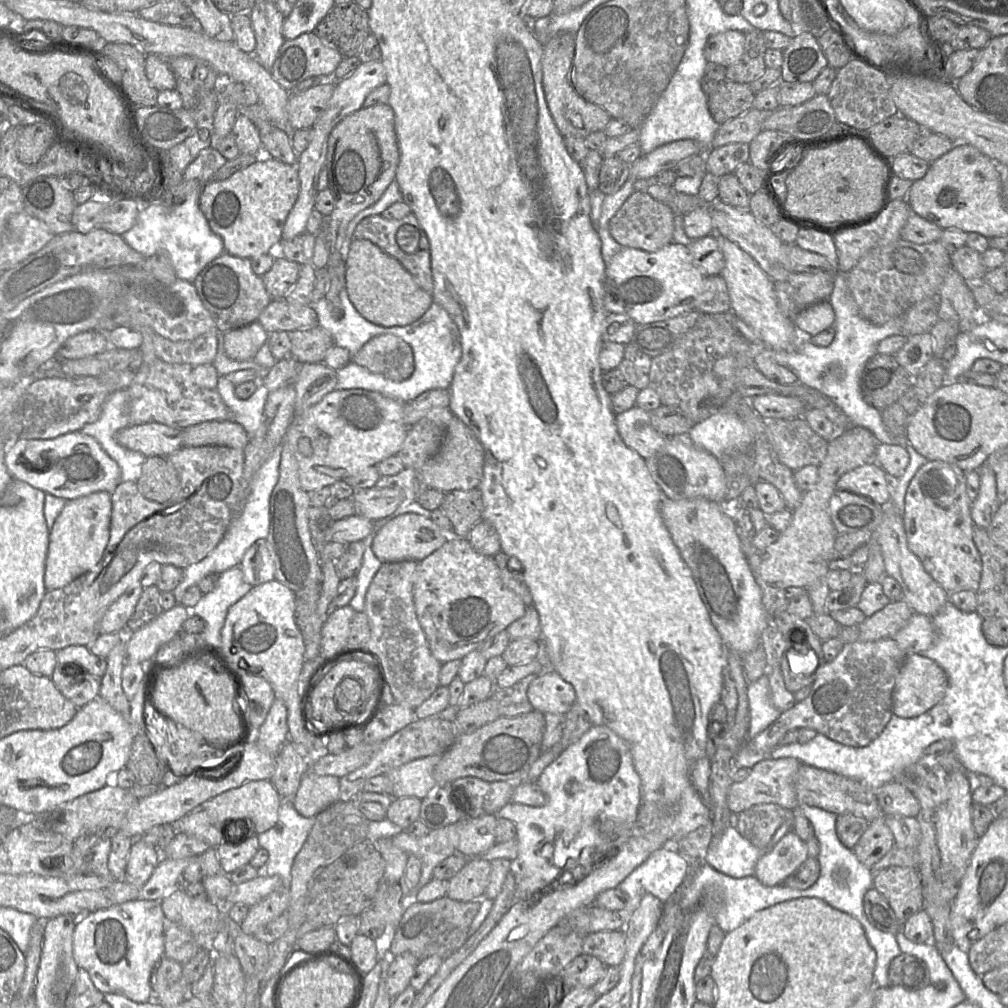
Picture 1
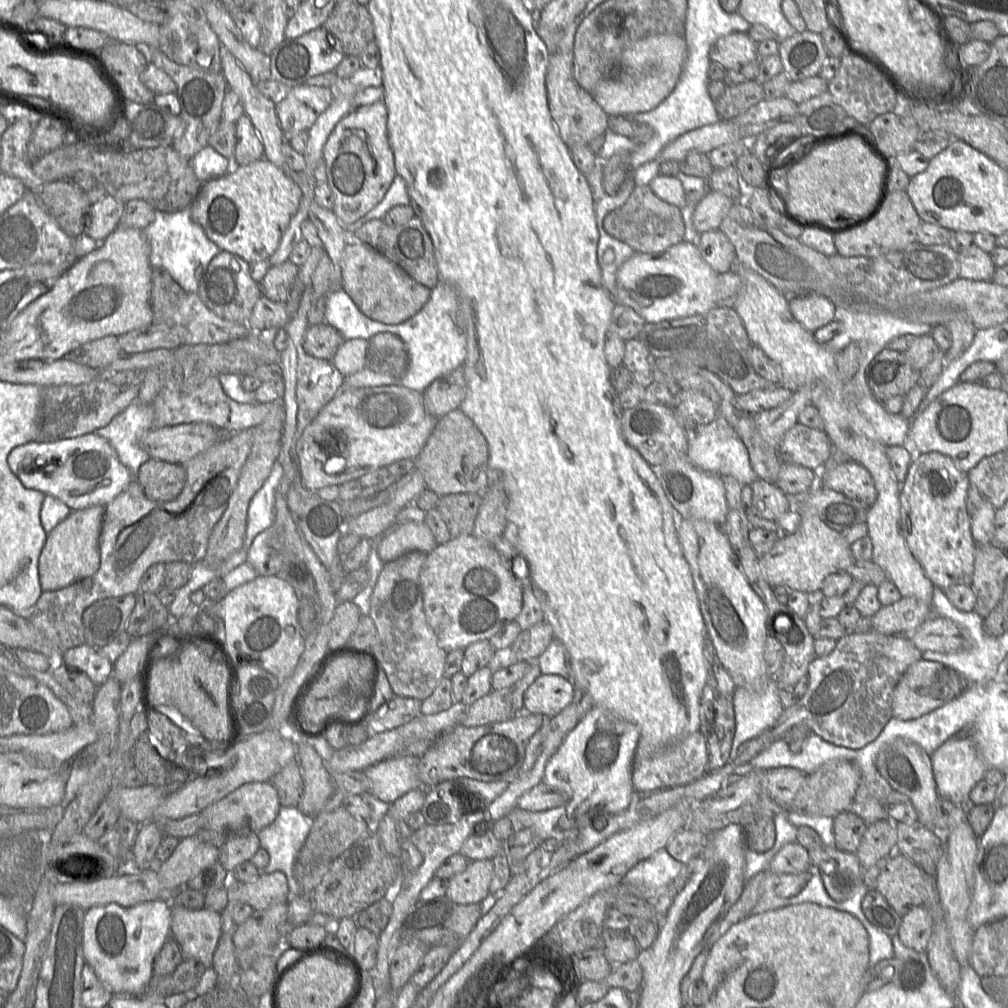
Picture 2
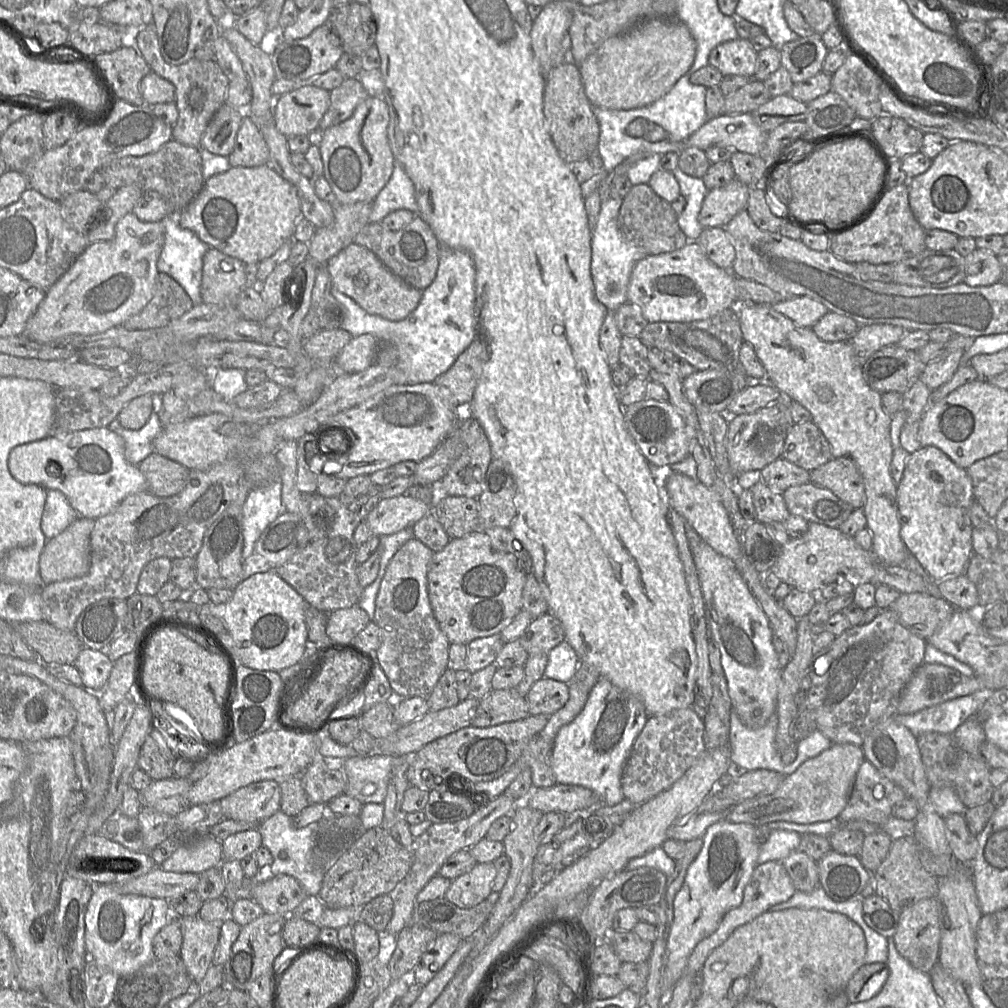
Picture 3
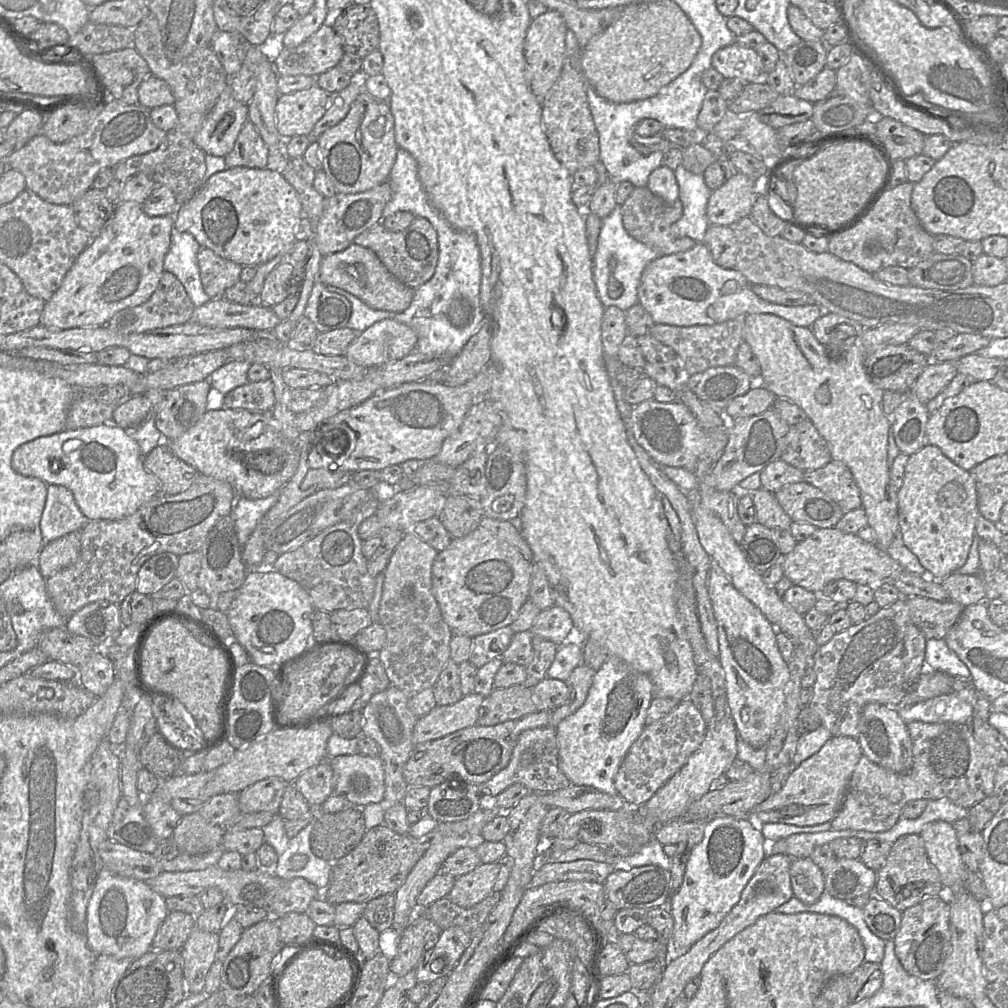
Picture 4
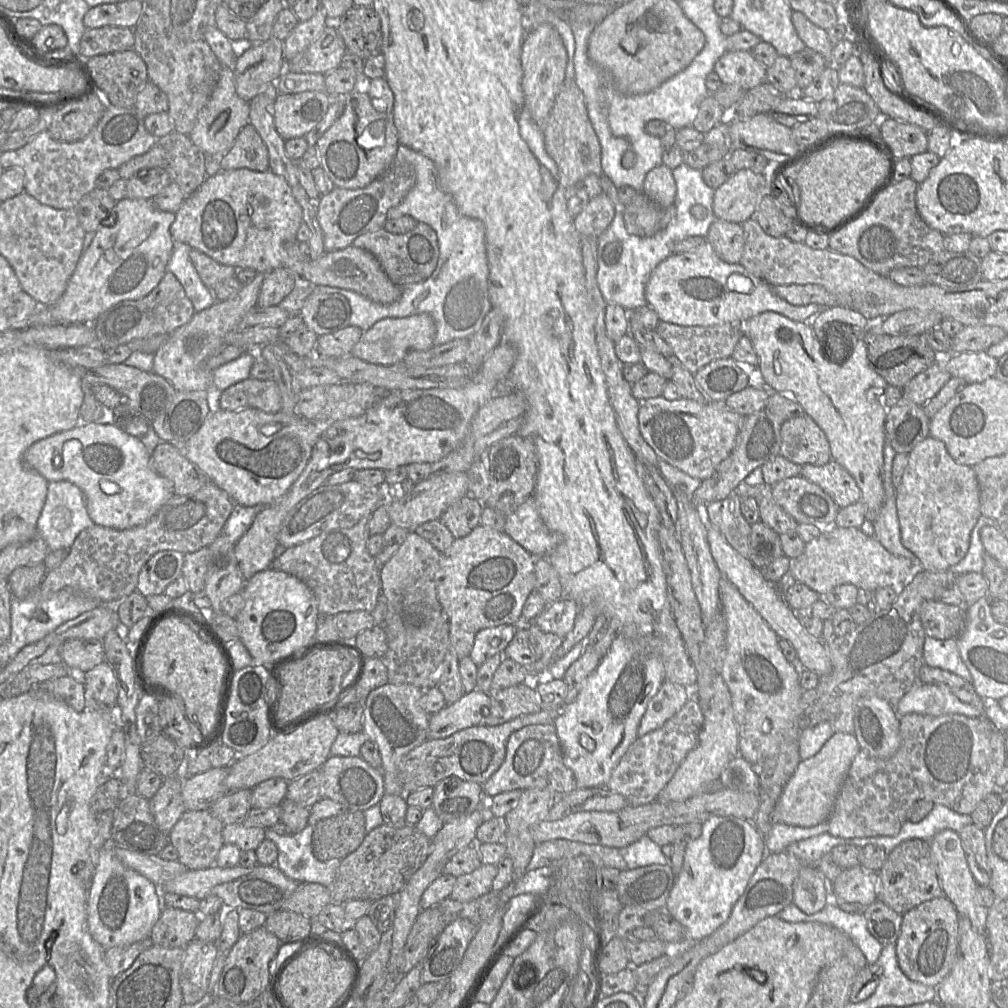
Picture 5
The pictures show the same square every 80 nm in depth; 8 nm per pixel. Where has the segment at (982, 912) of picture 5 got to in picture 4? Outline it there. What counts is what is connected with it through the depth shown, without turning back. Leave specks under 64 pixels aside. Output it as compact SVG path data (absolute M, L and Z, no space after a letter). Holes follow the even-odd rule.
M934 821L926 824L919 836L923 840L930 863L936 868L945 889L943 896L950 901L957 894L968 893L964 888L964 865L956 832L950 823Z

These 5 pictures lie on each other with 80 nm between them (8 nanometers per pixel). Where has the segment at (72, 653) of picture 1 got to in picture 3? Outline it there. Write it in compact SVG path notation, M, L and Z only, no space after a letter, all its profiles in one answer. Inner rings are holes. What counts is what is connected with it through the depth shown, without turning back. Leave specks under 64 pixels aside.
M83 648L73 662L78 670L82 686L92 692L99 693L104 688L114 661L106 651Z

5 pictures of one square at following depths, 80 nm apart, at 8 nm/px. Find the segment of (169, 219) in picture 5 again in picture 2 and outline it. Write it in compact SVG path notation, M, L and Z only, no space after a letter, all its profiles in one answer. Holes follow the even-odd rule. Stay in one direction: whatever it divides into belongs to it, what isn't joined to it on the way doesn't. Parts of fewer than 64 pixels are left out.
M118 225L95 250L78 259L46 294L31 302L12 321L5 331L1 354L19 362L58 360L86 342L147 329L153 320L151 277L150 246L144 230Z

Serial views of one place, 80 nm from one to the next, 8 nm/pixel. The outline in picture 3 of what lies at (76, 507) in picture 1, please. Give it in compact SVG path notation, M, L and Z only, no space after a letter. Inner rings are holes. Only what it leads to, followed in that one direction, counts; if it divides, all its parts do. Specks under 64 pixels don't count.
M79 516L68 528L46 541L39 560L42 585L78 578L90 569L90 535L95 520Z

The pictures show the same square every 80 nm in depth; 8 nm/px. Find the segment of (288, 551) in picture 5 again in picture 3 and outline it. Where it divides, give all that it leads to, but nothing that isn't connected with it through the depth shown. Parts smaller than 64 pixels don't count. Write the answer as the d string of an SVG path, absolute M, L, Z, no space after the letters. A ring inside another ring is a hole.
M371 486L356 497L346 497L336 511L334 524L329 533L310 542L286 563L274 570L292 586L312 607L329 614L332 611L357 605L363 593L356 568L356 553L359 546L353 539L355 528L380 501L381 487Z

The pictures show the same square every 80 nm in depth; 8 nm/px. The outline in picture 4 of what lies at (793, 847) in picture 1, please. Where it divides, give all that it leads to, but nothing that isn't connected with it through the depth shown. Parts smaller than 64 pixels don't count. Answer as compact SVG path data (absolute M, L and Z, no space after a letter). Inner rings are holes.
M810 858L791 860L790 880L794 897L806 905L814 904L825 892L823 871Z

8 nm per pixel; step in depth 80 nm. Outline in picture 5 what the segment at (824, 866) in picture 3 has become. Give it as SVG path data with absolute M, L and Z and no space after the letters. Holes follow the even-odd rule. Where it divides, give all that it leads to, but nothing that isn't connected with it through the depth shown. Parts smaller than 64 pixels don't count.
M857 865L843 870L831 884L831 891L835 898L865 908L877 900L878 883L878 872L868 871Z

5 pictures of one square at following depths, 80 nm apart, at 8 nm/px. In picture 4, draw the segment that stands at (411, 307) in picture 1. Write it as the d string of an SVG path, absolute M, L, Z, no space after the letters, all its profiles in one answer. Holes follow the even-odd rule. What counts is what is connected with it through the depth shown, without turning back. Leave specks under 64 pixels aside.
M353 243L341 252L323 257L318 281L356 296L372 309L393 313L404 311L414 296L414 289L396 280L371 250Z

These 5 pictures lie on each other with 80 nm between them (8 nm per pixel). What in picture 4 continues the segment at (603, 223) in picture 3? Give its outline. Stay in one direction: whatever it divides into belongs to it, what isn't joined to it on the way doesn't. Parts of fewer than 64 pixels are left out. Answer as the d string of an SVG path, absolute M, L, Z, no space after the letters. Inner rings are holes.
M621 206L602 219L596 252L593 256L593 281L603 306L616 306L622 311L638 303L638 287L647 264L660 255L652 248L633 239L622 224Z

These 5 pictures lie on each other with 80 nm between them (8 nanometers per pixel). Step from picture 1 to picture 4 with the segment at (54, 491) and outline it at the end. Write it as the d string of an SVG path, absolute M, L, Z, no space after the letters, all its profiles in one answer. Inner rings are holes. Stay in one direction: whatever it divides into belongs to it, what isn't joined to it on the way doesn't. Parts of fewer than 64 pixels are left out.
M112 422L27 442L14 451L11 466L20 475L68 488L88 521L124 519L160 494L160 482L145 469L137 442Z

